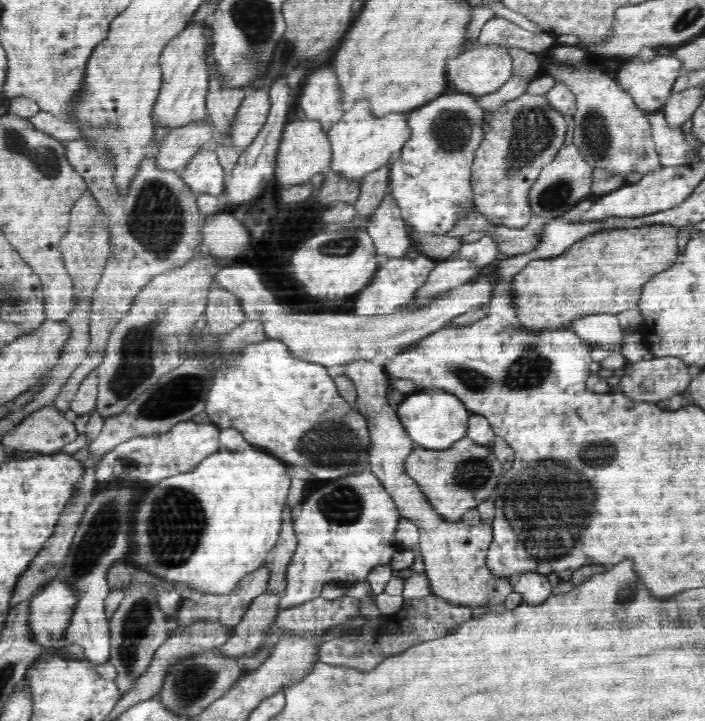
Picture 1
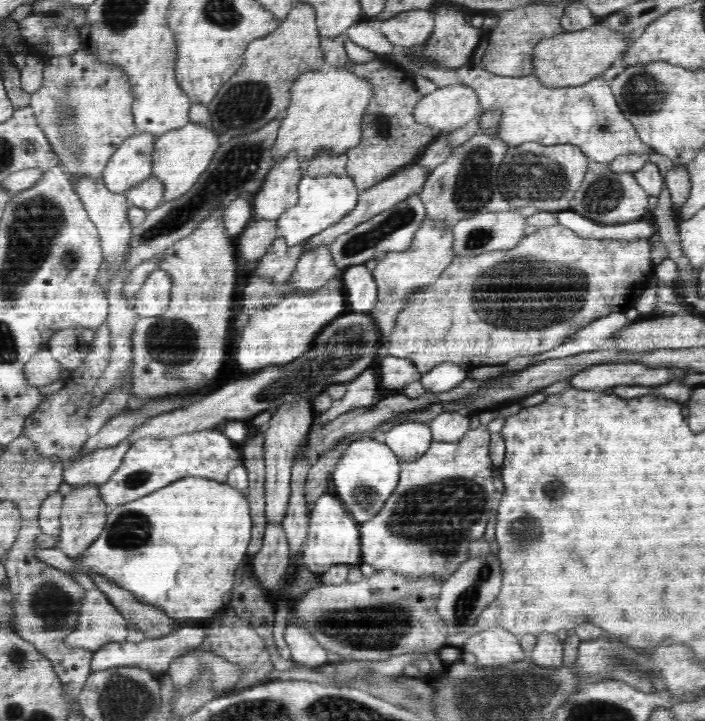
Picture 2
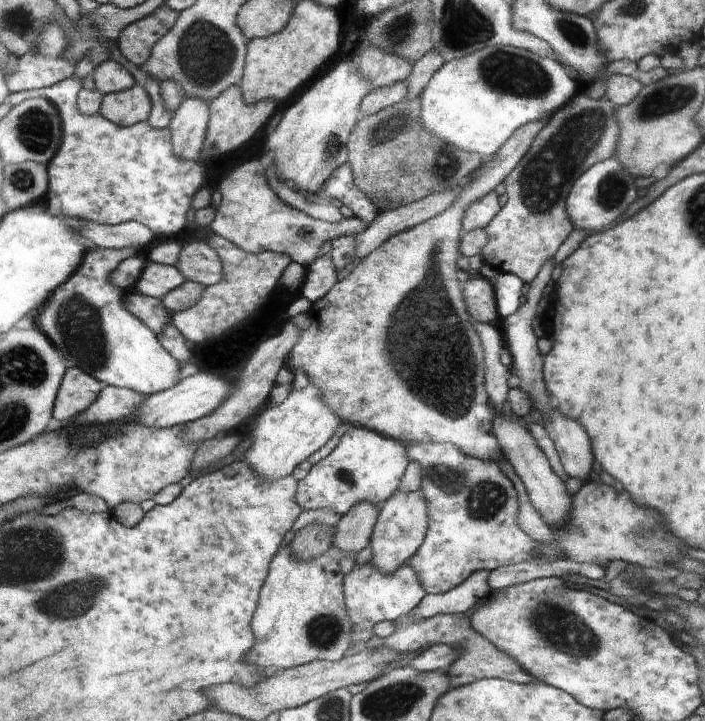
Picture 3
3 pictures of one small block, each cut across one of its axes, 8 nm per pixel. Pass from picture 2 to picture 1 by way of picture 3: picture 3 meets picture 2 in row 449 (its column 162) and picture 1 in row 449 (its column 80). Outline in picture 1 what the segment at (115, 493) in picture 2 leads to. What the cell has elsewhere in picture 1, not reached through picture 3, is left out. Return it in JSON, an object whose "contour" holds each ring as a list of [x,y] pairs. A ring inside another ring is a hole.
{"contour":[[[180,421],[168,432],[138,435],[120,442],[118,446],[112,447],[110,451],[106,451],[97,459],[92,455],[92,447],[89,445],[76,451],[74,458],[82,459],[84,462],[91,460],[94,476],[100,482],[106,482],[107,479],[118,475],[121,478],[134,478],[147,486],[153,486],[174,474],[194,470],[201,460],[222,450],[219,431],[220,428],[213,423],[199,424],[194,421]]]}

